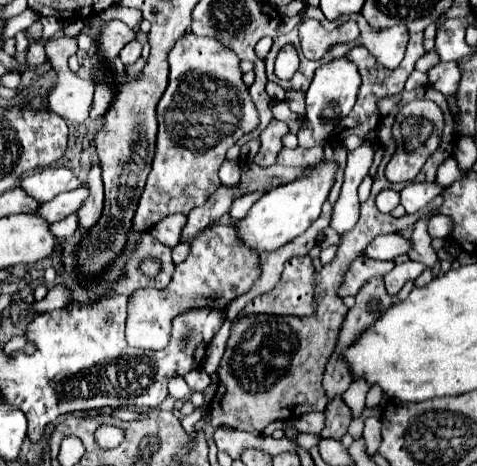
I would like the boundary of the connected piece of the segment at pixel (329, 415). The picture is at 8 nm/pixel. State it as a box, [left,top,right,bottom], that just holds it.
[321,397,353,439]

